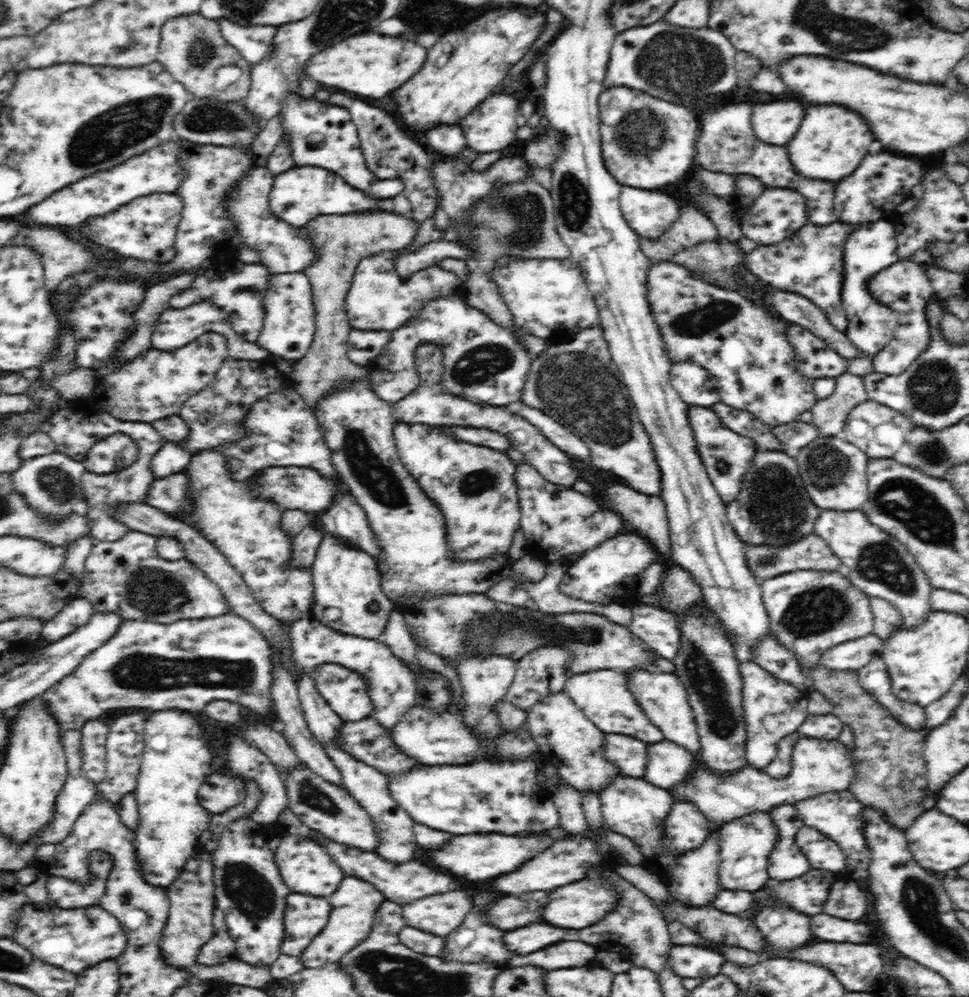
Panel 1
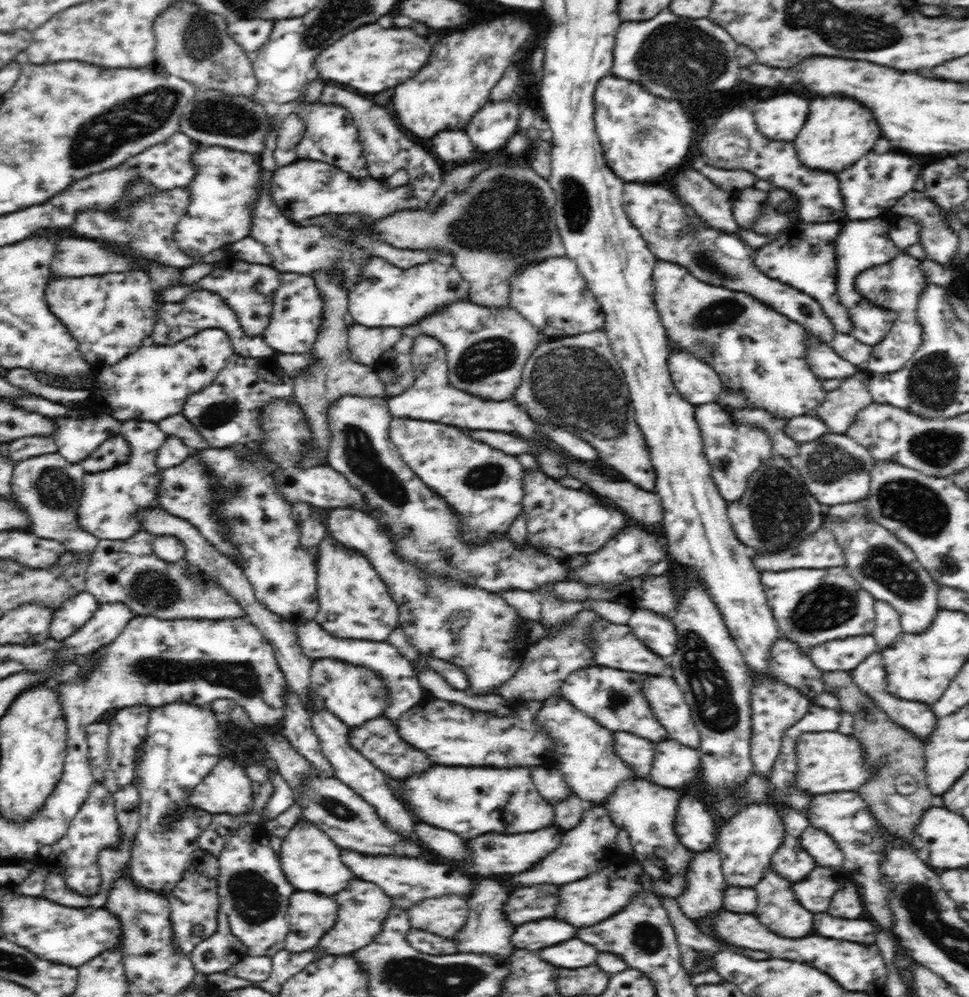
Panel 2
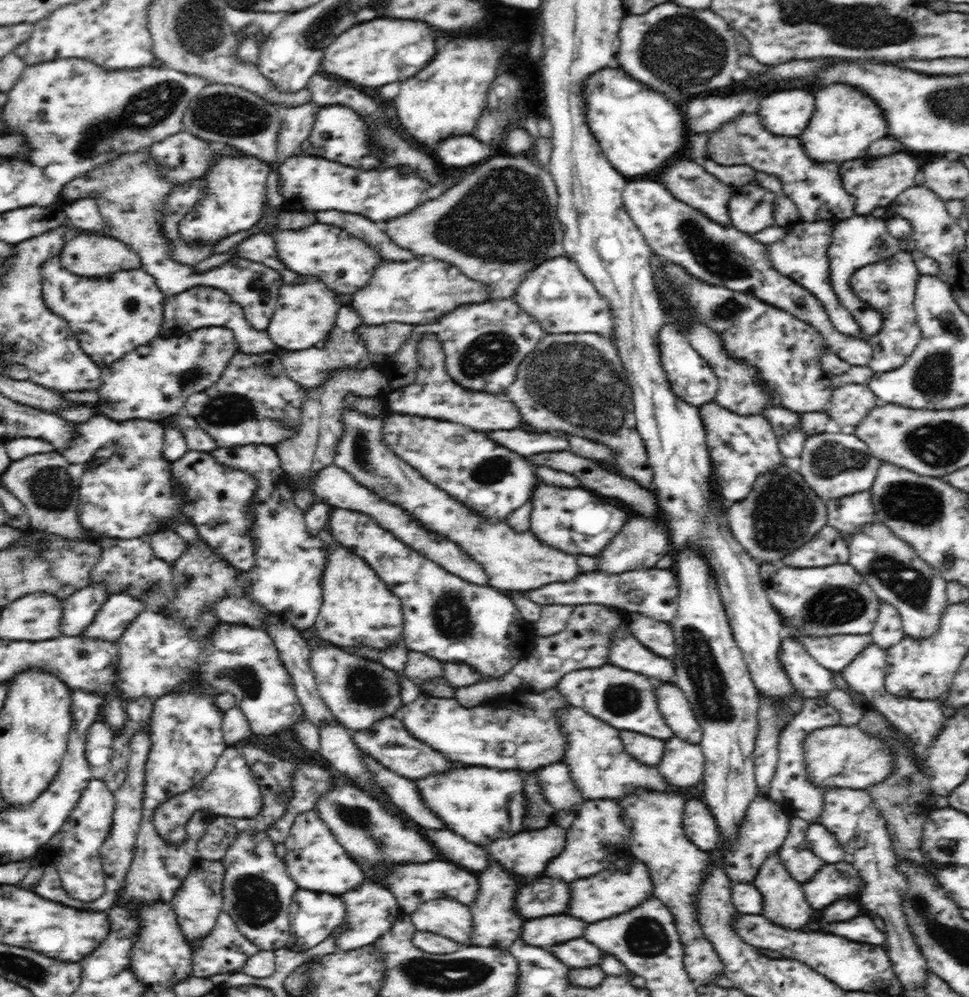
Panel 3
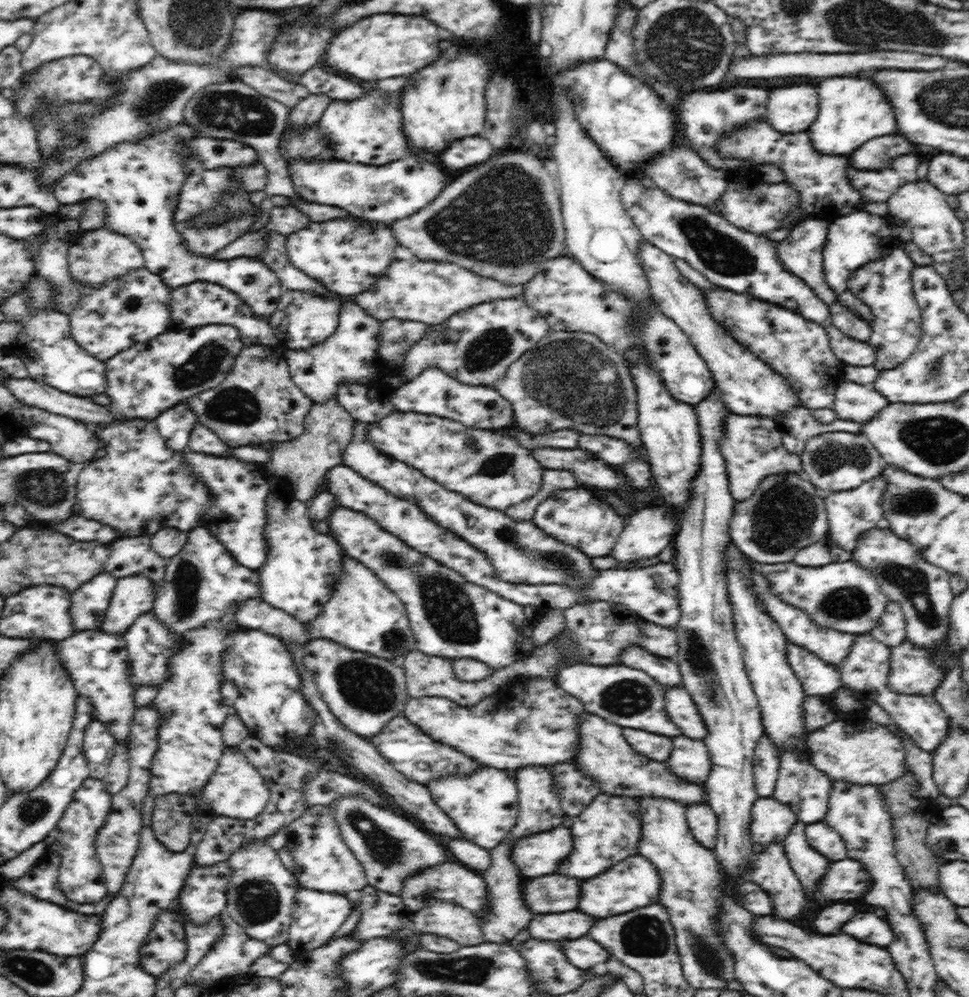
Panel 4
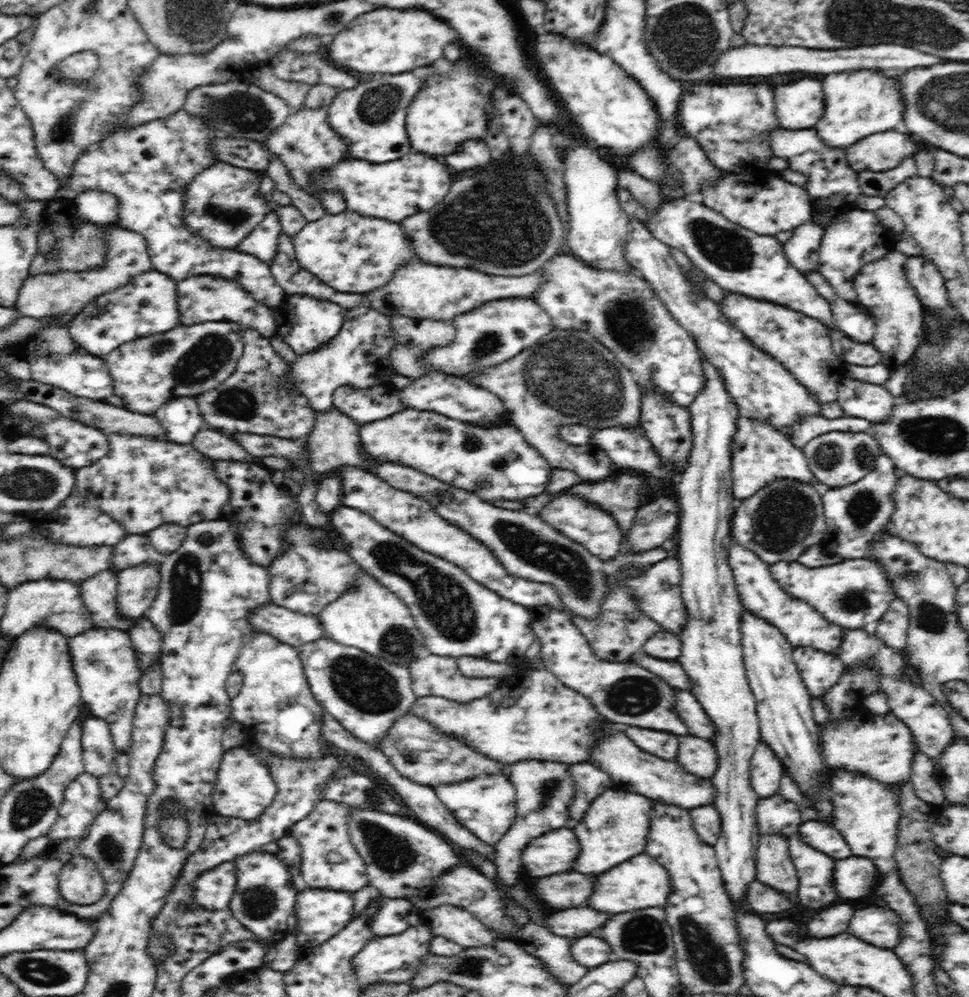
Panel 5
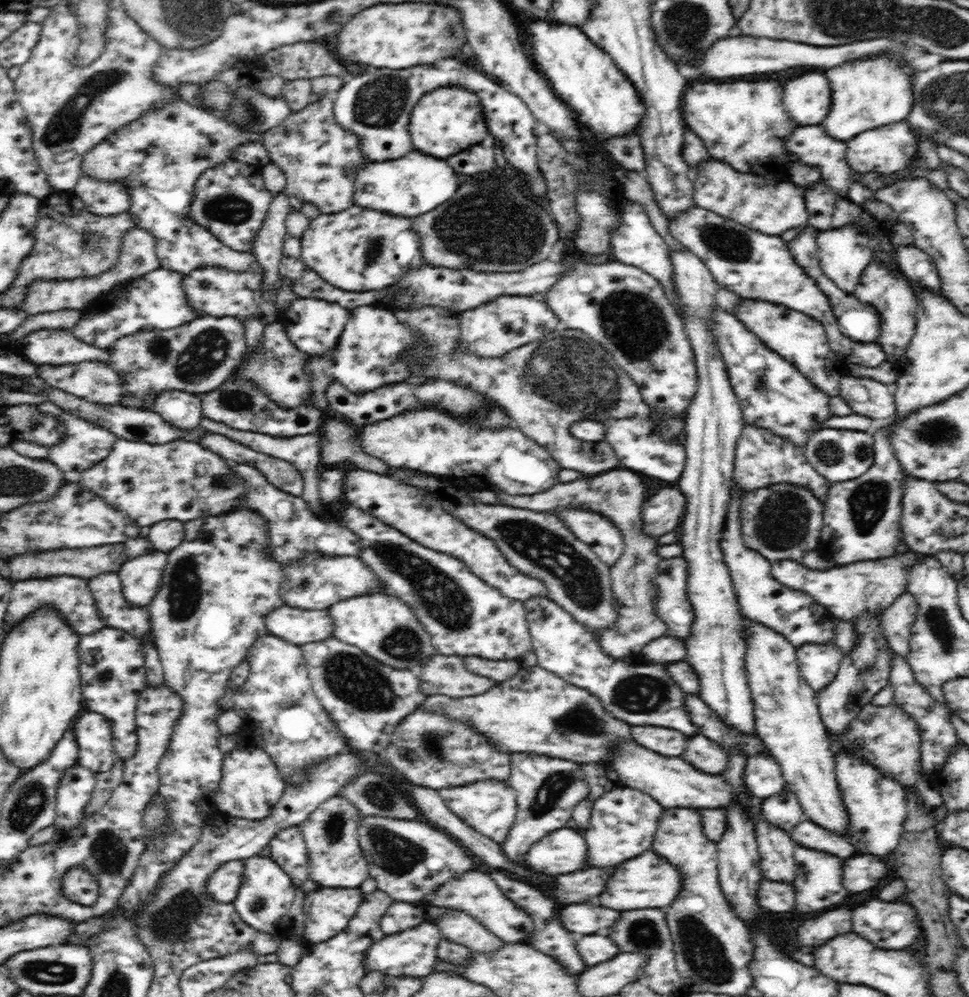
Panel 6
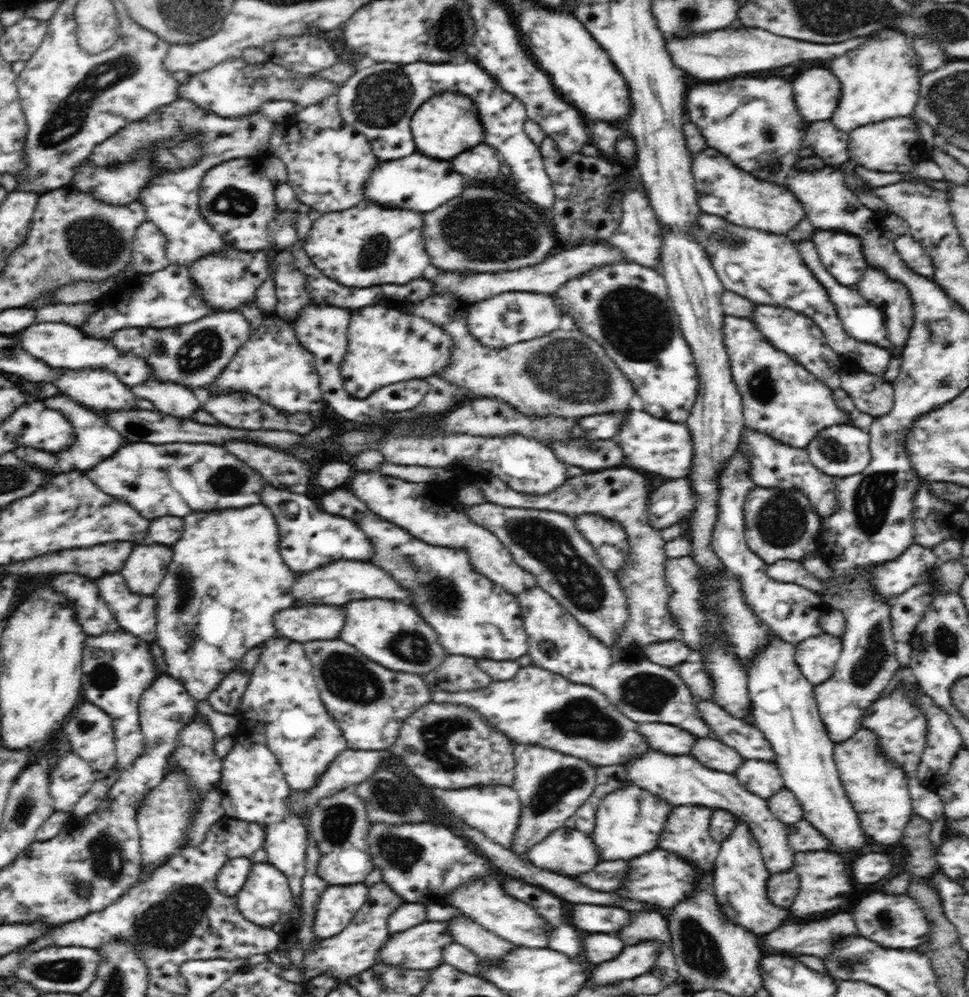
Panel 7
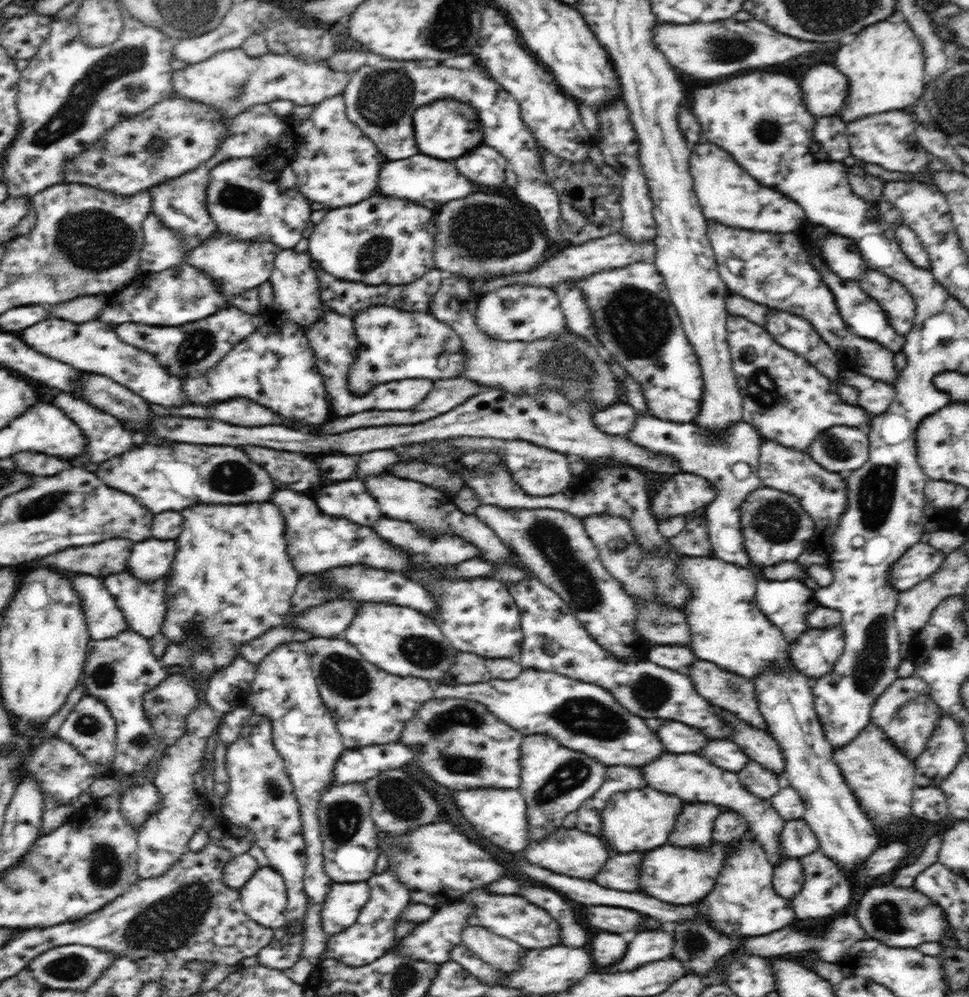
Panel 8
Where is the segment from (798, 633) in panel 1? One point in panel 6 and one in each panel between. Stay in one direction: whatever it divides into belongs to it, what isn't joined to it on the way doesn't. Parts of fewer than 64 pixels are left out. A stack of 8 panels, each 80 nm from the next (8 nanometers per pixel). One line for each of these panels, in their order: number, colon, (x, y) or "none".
2: (811, 606)
3: (833, 600)
4: (843, 596)
5: (853, 593)
6: (862, 588)

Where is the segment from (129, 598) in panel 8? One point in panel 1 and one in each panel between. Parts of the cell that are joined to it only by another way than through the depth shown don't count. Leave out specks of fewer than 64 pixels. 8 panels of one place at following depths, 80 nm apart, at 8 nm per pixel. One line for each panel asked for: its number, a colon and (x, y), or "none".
1: (77, 611)
2: (74, 612)
3: (79, 609)
4: (89, 602)
5: (98, 593)
6: (106, 589)
7: (136, 614)

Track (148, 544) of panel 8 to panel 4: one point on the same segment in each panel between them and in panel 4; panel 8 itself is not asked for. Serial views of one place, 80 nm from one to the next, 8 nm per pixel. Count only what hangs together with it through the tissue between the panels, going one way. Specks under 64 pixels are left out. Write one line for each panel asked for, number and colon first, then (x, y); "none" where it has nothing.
4: (133, 595)
5: (137, 587)
6: (141, 577)
7: (146, 566)

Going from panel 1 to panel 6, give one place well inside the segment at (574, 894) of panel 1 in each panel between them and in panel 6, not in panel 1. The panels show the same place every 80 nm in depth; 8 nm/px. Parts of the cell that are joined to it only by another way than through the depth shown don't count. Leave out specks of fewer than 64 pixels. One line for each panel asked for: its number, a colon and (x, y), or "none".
2: (586, 902)
3: (626, 883)
4: (634, 883)
5: (641, 882)
6: (646, 881)

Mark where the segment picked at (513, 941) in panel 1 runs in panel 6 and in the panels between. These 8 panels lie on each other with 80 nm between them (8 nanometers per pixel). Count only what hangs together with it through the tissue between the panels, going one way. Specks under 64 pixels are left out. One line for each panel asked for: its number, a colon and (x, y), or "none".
2: (535, 935)
3: (549, 930)
4: (568, 925)
5: (575, 922)
6: (581, 918)

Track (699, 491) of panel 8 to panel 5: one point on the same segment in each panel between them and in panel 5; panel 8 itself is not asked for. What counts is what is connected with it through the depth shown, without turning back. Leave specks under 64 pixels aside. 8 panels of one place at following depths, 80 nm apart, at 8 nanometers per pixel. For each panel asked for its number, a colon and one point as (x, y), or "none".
5: (655, 522)
6: (661, 513)
7: (669, 503)

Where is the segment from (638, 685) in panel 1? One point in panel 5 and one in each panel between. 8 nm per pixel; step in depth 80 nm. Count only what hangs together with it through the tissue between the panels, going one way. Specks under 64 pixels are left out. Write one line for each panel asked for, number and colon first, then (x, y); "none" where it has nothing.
2: (666, 699)
3: (676, 710)
4: (682, 711)
5: (690, 711)

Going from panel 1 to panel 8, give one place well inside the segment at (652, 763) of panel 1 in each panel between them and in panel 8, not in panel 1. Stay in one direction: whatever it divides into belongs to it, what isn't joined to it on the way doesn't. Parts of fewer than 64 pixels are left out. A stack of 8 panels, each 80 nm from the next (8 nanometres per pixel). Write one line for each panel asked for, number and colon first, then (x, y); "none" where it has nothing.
2: (675, 765)
3: (682, 764)
4: (689, 759)
5: (698, 756)
6: (707, 756)
7: (711, 753)
8: (723, 753)

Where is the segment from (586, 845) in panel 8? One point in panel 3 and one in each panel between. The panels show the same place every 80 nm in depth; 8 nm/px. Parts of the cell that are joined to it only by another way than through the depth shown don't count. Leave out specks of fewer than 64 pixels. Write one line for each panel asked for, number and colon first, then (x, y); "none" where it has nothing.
3: (527, 853)
4: (536, 855)
5: (554, 852)
6: (564, 850)
7: (574, 851)

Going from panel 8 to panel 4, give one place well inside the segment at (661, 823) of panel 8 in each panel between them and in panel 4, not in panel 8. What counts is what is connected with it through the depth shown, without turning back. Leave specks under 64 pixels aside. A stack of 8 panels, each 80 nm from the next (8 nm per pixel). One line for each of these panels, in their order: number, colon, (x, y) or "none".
4: (607, 831)
5: (614, 829)
6: (623, 822)
7: (628, 823)

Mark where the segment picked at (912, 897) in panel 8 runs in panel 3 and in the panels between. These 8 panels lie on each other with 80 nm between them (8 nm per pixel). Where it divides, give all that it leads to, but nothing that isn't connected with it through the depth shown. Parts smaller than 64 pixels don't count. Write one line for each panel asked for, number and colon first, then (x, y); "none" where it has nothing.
3: (862, 929)
4: (867, 926)
5: (880, 926)
6: (892, 925)
7: (892, 921)

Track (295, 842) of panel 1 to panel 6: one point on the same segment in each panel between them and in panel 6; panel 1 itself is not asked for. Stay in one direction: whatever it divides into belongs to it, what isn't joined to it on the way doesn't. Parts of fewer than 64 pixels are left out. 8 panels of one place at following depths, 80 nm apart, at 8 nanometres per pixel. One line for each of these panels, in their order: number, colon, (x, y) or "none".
2: (310, 861)
3: (315, 861)
4: (325, 863)
5: (329, 861)
6: (335, 858)

